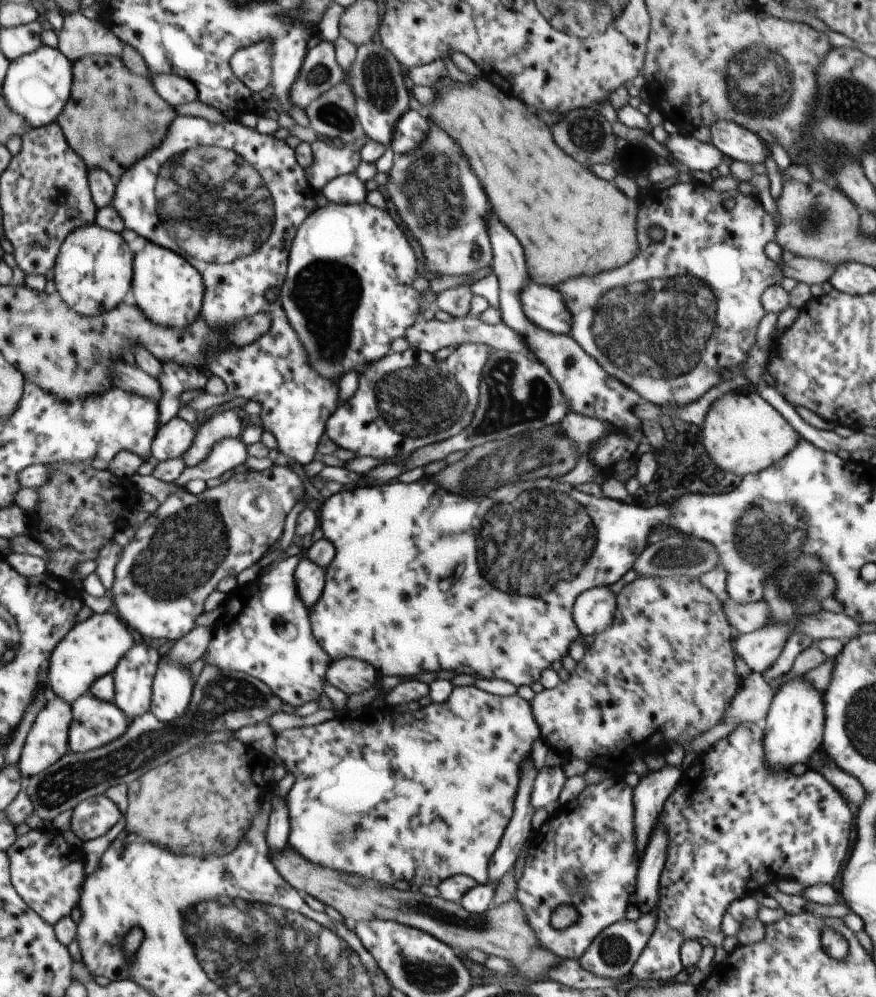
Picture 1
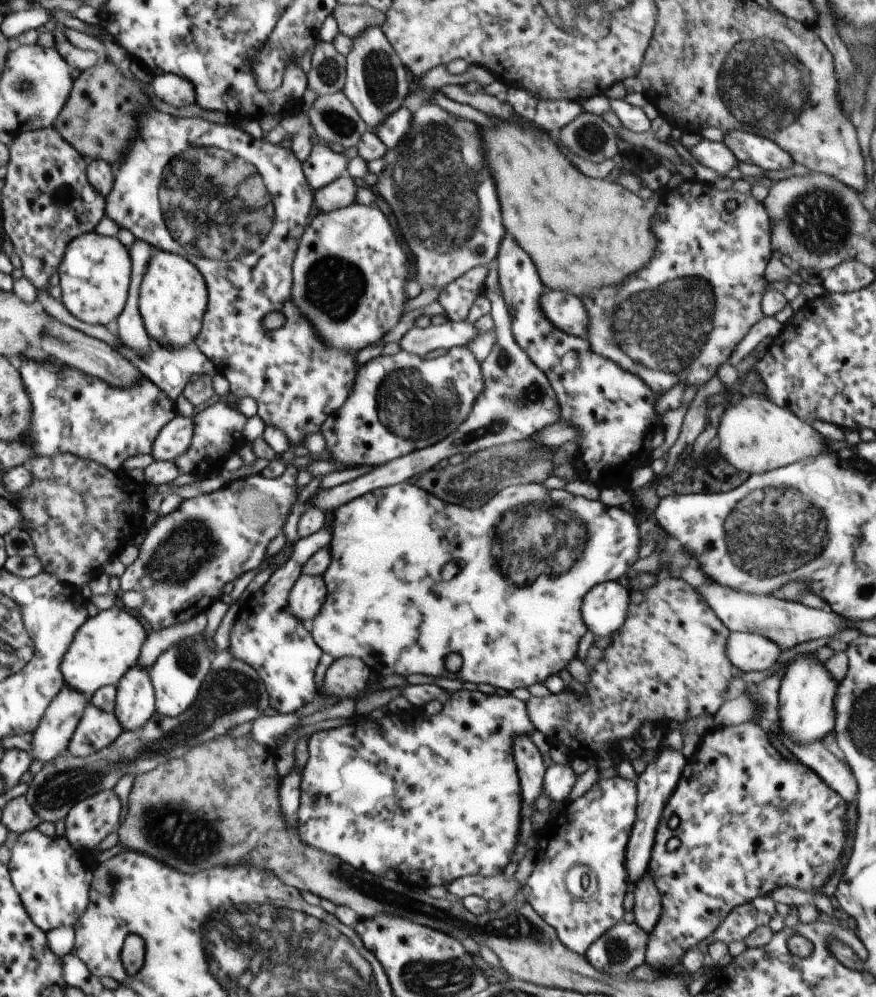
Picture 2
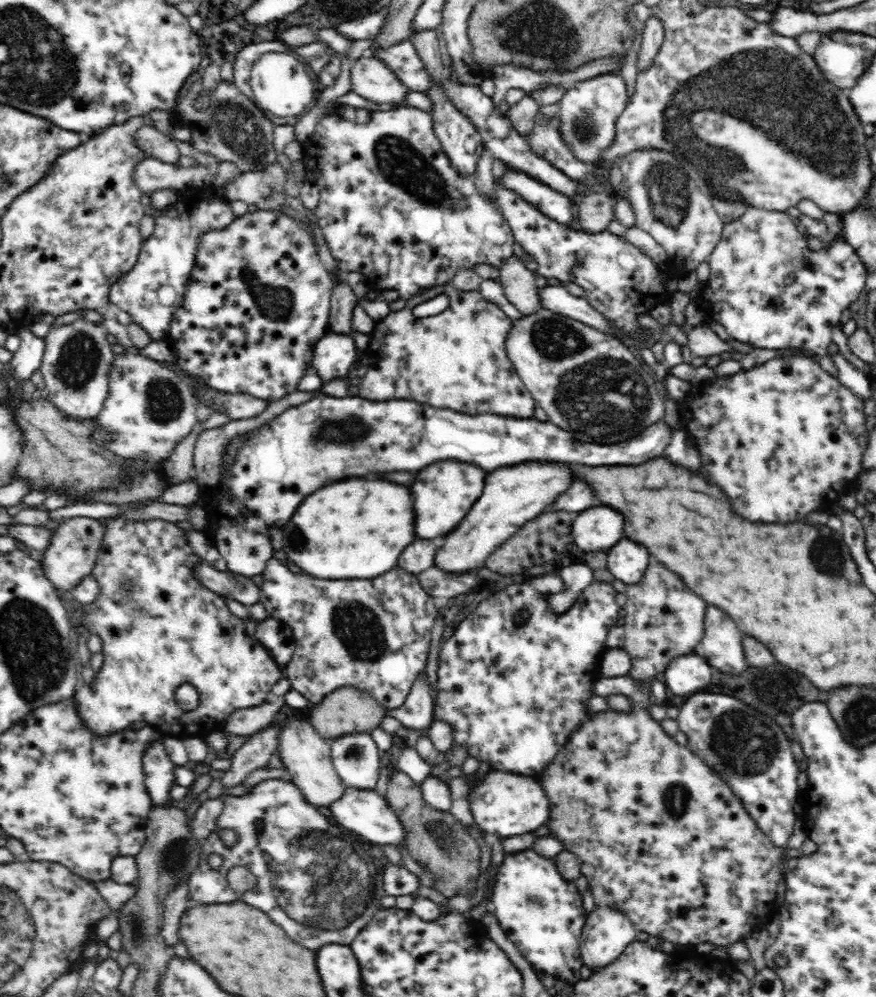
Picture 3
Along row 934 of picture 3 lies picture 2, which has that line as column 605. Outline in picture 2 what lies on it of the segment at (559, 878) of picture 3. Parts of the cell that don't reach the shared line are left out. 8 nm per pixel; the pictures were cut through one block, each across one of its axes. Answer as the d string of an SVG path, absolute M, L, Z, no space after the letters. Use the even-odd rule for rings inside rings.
M404 480L399 484L358 496L354 500L342 504L340 508L336 508L333 513L334 519L330 525L332 526L332 540L330 540L329 545L332 560L328 570L323 575L327 589L326 600L322 604L318 616L312 620L312 630L310 630L312 639L322 652L332 655L335 660L342 657L358 658L370 668L373 674L380 678L392 674L398 676L423 674L435 679L440 677L454 678L463 683L490 684L492 687L507 690L509 694L512 694L516 688L528 689L529 686L534 684L544 683L549 677L558 676L561 670L566 669L568 664L577 658L580 639L588 632L580 614L580 606L582 606L584 596L599 583L618 581L621 576L626 575L629 568L639 560L641 546L640 524L636 523L634 515L630 512L621 507L605 506L600 500L588 500L583 496L574 496L574 494L565 490L548 490L543 484L536 482L511 485L498 492L494 498L490 498L488 504L484 504L482 508L468 510L464 506L454 506L454 504L444 504L442 500L434 500L434 496L428 494L428 490L422 490L420 486ZM516 506L518 506L516 512L504 514L506 510L514 510ZM496 524L498 524L498 528L496 528ZM550 538L552 538L552 548L546 548ZM492 542L494 542L494 548L492 548ZM550 552L552 552L552 564L546 558ZM492 556L494 556L496 564L500 566L500 570L504 574L494 568ZM450 560L464 562L464 568L452 580L444 580L440 576L440 570ZM548 574L554 574L554 576L548 576ZM450 652L456 652L462 658L462 668L460 668L458 674L450 674L444 666L444 656L450 654Z

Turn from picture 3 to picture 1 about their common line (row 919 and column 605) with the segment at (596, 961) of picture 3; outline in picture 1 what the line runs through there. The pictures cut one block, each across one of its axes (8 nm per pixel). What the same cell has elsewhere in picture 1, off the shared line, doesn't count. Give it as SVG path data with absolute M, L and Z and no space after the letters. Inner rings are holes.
M608 586L582 592L572 608L572 618L582 635L600 634L610 628L616 612L616 595Z

